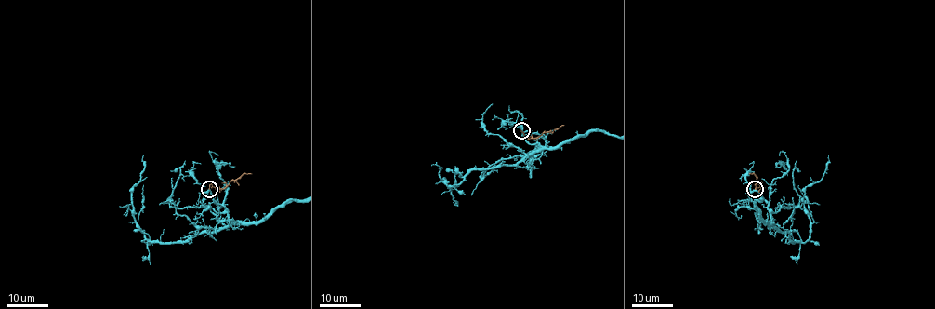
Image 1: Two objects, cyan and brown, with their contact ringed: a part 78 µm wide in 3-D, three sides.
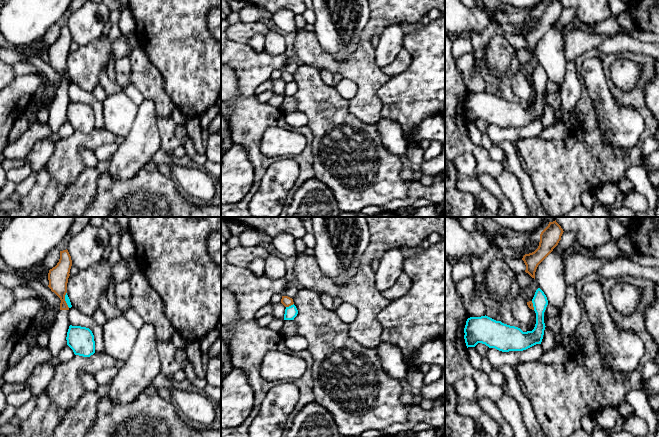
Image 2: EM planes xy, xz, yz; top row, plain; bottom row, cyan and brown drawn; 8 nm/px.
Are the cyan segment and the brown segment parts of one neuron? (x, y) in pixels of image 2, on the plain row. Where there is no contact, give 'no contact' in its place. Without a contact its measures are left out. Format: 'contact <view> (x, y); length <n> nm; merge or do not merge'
contact xz (289, 82); length 70 nm; do not merge

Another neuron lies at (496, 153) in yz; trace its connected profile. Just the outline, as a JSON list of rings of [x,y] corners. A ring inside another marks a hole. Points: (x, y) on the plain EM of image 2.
[[[494,145],[488,151],[492,160],[497,162],[502,162],[504,157],[504,152],[499,145]]]

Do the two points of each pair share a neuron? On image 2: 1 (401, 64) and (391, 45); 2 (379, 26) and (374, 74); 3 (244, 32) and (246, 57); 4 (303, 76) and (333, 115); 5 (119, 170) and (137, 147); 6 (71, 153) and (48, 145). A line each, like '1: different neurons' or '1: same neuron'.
1: different neurons
2: same neuron
3: different neurons
4: same neuron
5: same neuron
6: different neurons

